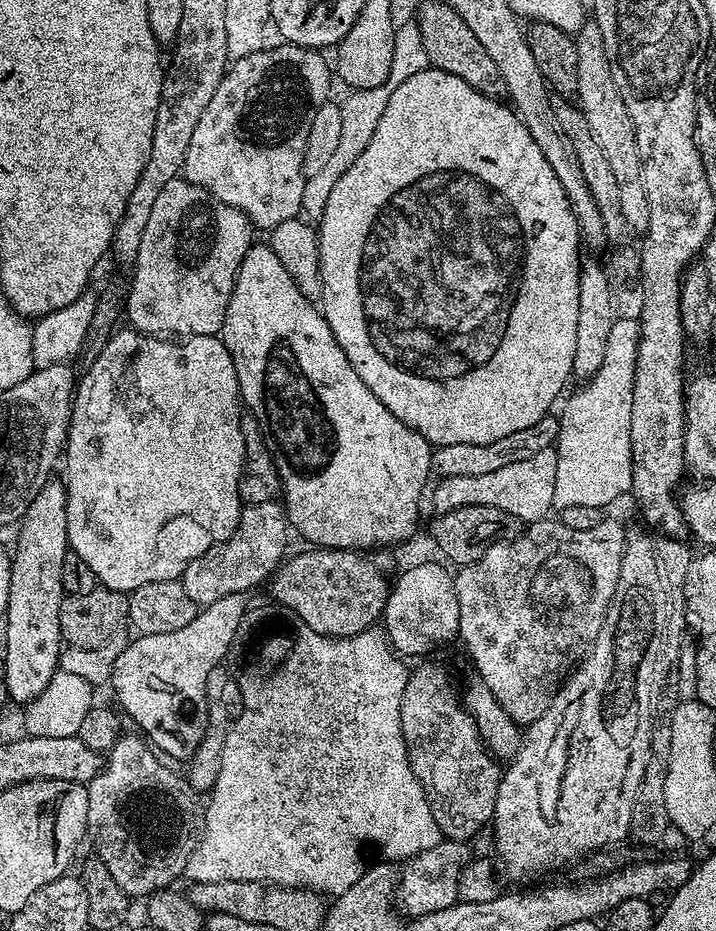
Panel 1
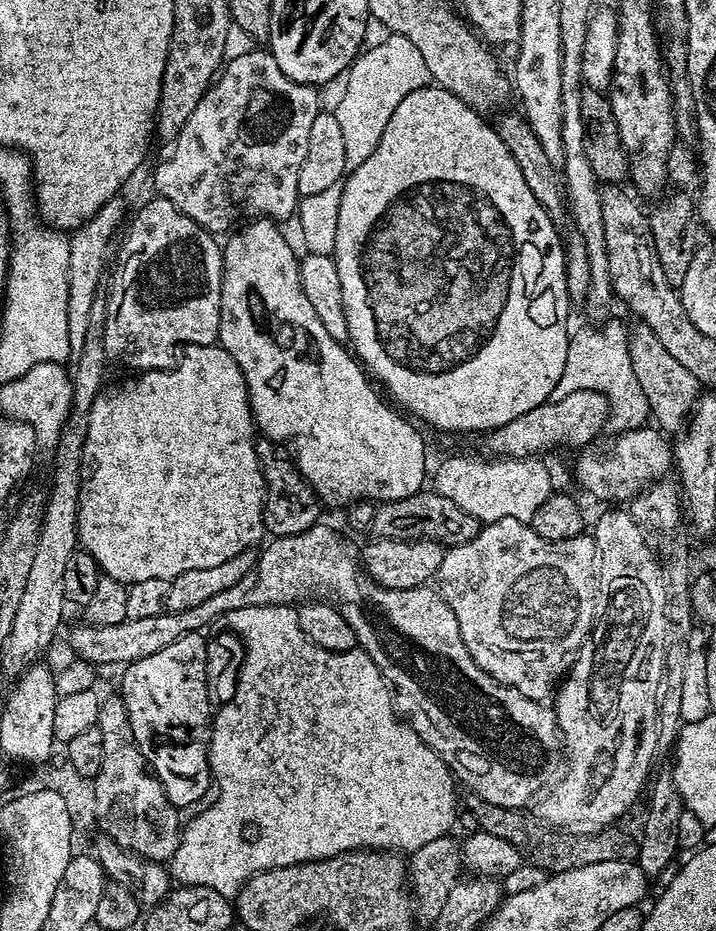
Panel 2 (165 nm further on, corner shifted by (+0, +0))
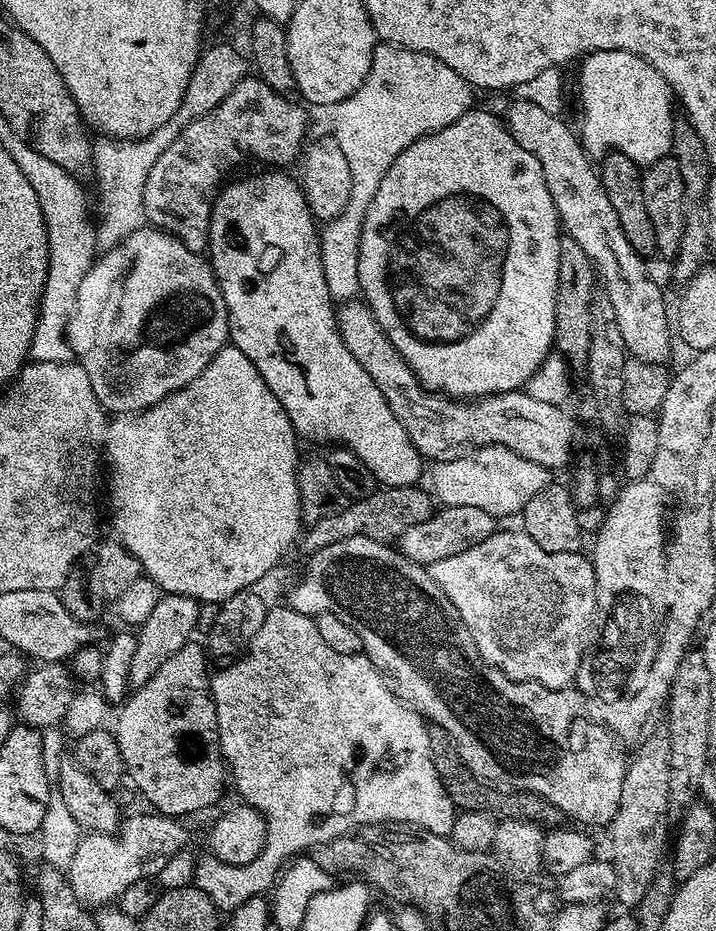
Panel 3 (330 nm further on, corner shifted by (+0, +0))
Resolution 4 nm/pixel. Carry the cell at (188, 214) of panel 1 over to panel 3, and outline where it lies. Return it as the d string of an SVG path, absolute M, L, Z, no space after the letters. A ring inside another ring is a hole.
M155 227L134 229L91 265L82 278L82 286L78 286L76 306L68 320L66 335L73 357L86 370L101 409L112 414L143 410L184 388L230 340L228 311L211 263L201 253L186 247L179 236Z

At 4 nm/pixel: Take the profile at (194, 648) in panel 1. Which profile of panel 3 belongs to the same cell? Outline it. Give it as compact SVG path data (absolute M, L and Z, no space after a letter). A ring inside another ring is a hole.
M189 642L184 644L178 649L177 652L170 654L168 658L160 666L156 668L156 671L139 685L125 699L124 703L119 705L118 712L120 717L116 720L116 728L114 727L114 735L118 746L120 747L120 753L124 759L124 766L127 775L132 776L132 780L136 783L136 788L153 804L155 811L161 816L175 816L177 818L185 818L191 812L200 812L203 808L208 808L211 804L216 804L220 800L220 795L224 792L224 780L226 784L226 764L222 759L222 753L218 747L218 733L216 730L216 704L212 700L212 689L210 687L210 671L208 672L208 663L210 663L209 657L206 655L206 648L203 643L195 644L195 642Z

